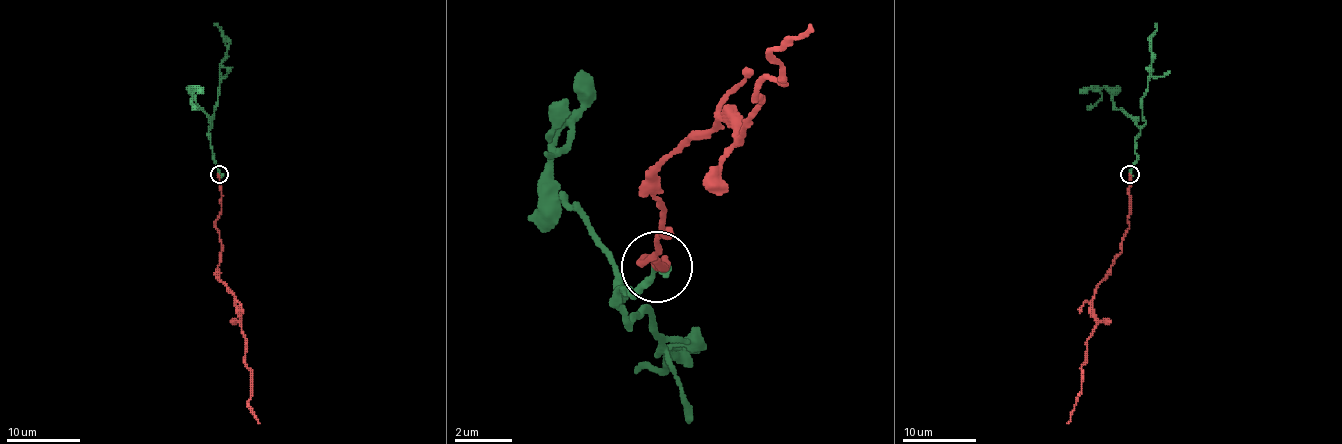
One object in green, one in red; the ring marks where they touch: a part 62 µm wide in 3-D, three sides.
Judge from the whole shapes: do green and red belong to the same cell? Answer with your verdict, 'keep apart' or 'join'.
join

